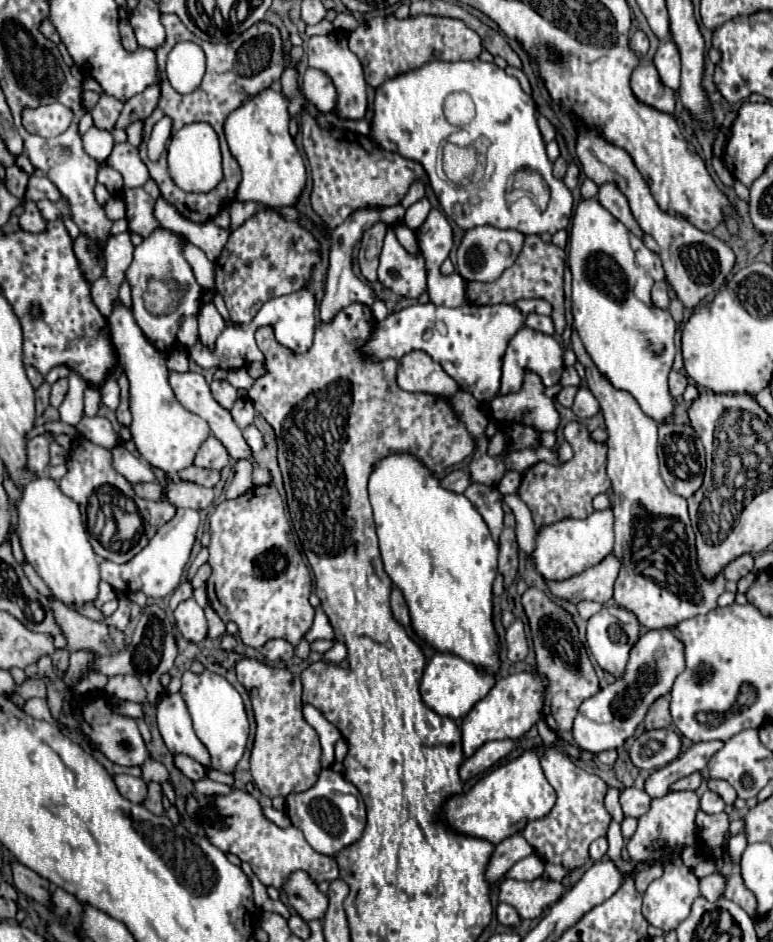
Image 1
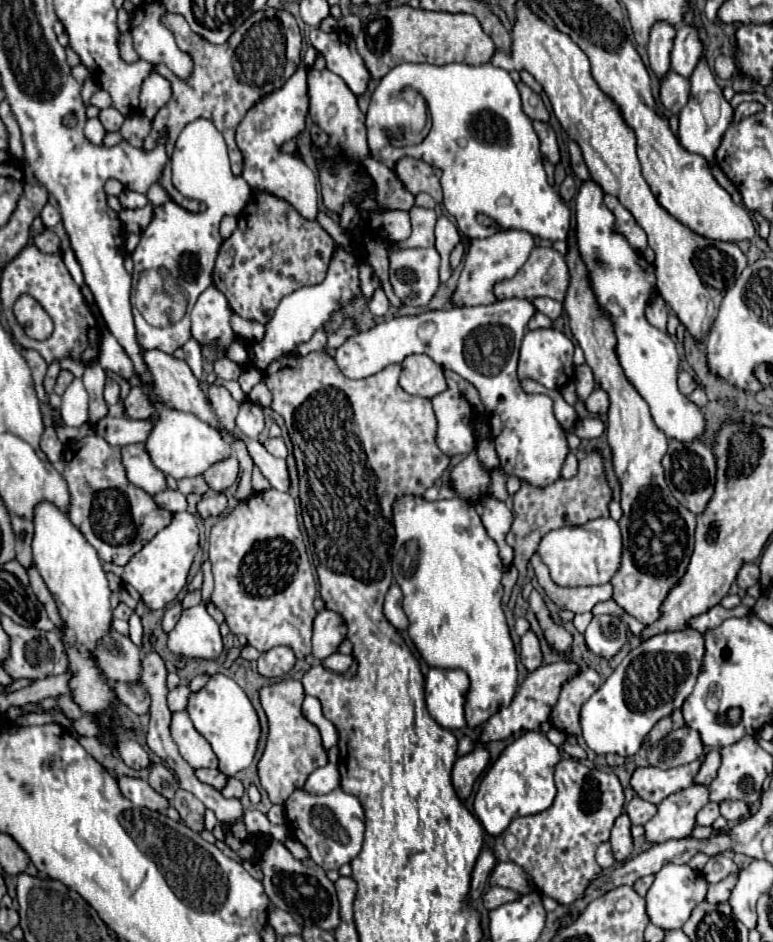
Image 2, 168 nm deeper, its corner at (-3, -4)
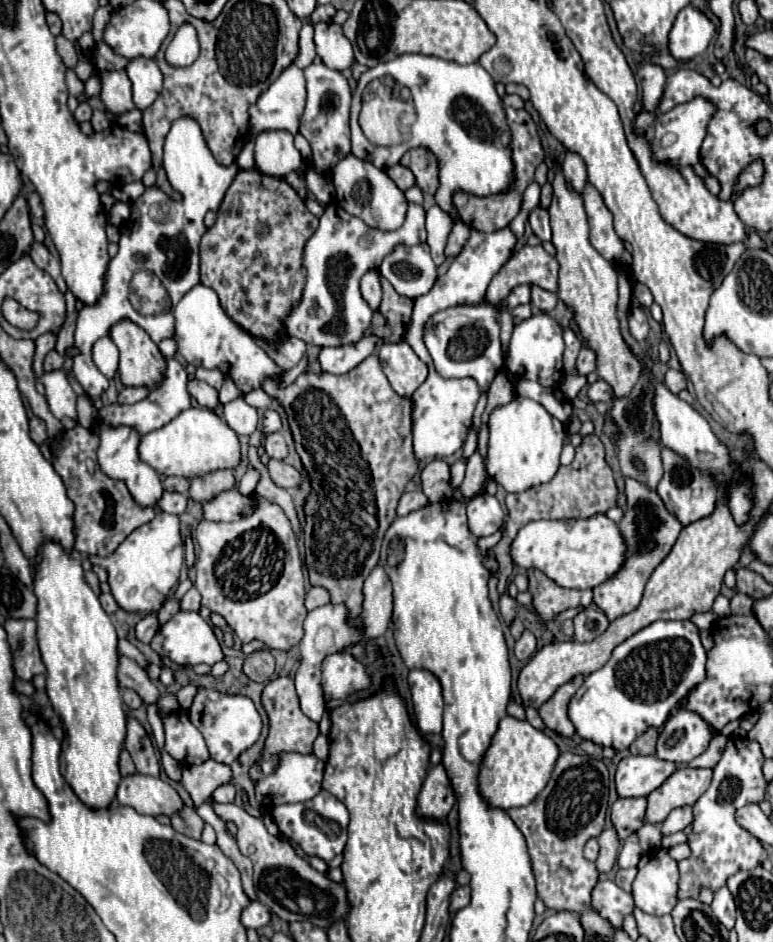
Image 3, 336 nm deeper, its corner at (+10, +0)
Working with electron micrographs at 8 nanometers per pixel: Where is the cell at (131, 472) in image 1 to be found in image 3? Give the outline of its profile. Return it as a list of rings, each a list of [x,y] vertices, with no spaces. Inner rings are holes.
[[[101,425],[99,437],[101,437],[101,445],[97,451],[97,461],[99,461],[101,471],[117,481],[123,481],[139,505],[155,507],[159,497],[163,495],[163,487],[161,487],[157,471],[139,459],[137,445],[139,445],[141,435],[131,427],[103,427]]]

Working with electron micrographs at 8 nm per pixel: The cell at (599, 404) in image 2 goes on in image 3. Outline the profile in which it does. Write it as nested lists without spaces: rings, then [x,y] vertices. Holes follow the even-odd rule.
[[[595,381],[593,385],[589,385],[589,391],[587,391],[587,397],[593,401],[593,403],[599,403],[599,401],[611,401],[611,387],[605,383],[605,381]]]

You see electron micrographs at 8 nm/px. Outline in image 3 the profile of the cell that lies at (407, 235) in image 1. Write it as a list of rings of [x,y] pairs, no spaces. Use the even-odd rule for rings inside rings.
[[[351,153],[345,155],[333,169],[333,183],[335,183],[335,201],[351,215],[365,221],[369,227],[381,229],[381,231],[395,231],[403,225],[405,211],[407,211],[407,199],[403,191],[397,189],[397,185],[387,177],[387,173],[379,167],[375,167],[369,161],[361,161],[353,157]]]

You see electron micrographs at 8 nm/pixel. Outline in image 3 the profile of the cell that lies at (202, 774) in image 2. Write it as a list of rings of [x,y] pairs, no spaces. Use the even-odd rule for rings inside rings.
[[[213,759],[201,763],[201,765],[189,765],[183,767],[183,787],[189,791],[191,799],[195,807],[209,801],[211,793],[223,785],[231,781],[231,769],[229,765],[217,763]]]

